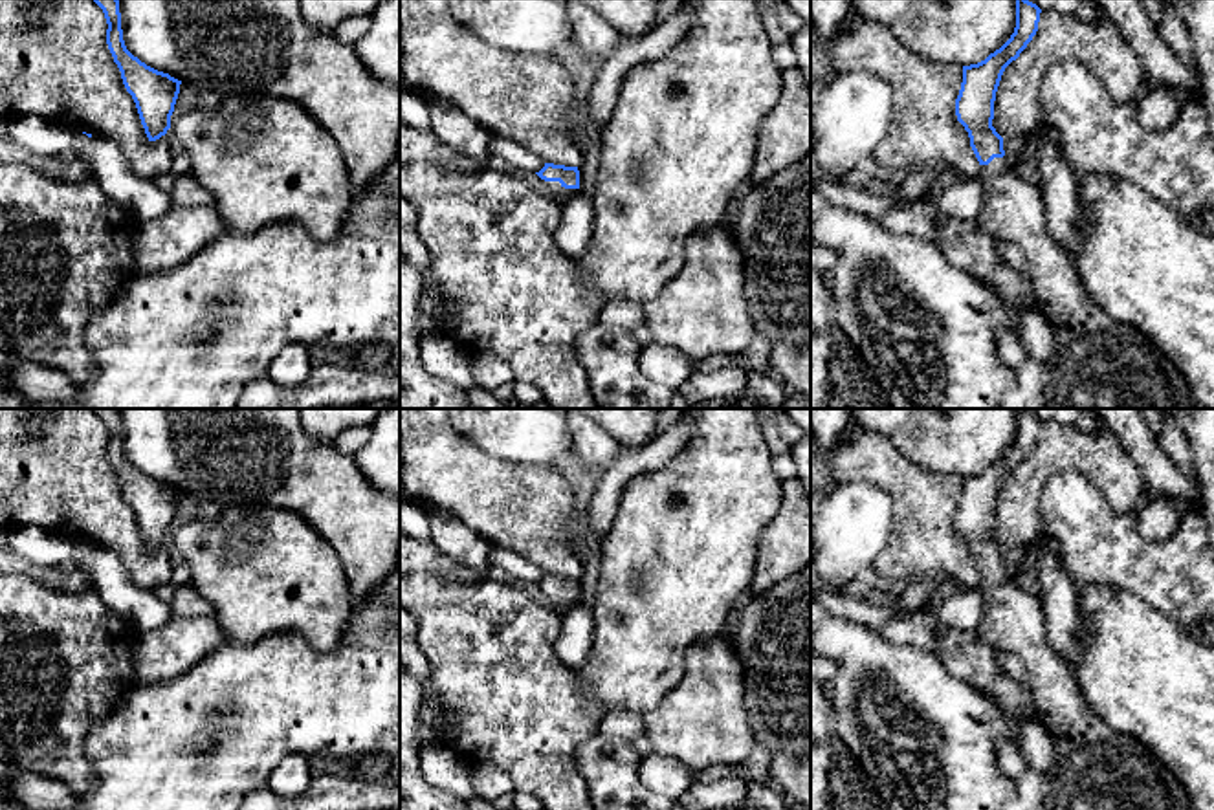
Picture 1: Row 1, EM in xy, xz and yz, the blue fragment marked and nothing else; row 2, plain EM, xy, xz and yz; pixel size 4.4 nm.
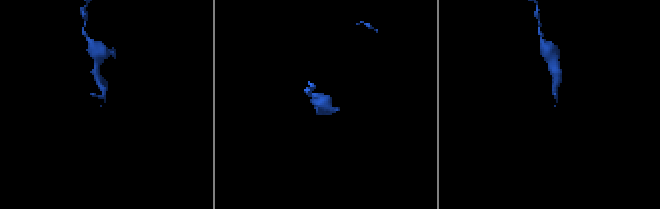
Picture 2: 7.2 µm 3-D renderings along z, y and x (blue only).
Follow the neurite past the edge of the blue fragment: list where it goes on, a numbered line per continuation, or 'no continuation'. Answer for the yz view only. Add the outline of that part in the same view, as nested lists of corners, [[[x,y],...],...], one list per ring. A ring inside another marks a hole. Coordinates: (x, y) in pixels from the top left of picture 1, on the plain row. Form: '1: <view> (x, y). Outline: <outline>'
1: yz (1095, 768). Outline: [[[1005,566],[979,575],[979,586],[985,610],[977,634],[996,651],[1023,662],[1047,718],[1054,759],[1042,772],[1045,810],[1190,810],[1190,797],[1170,768],[1135,737],[1111,729],[1091,711],[1071,665],[1047,640],[1038,597],[1020,588]]]

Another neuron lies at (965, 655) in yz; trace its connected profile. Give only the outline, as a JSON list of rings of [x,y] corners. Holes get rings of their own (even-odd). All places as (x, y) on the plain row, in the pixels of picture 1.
[[[943,625],[935,634],[935,652],[944,667],[959,680],[990,695],[994,704],[1016,722],[1040,722],[1047,729],[1047,718],[1032,689],[1021,687],[998,665],[998,651],[977,632]]]

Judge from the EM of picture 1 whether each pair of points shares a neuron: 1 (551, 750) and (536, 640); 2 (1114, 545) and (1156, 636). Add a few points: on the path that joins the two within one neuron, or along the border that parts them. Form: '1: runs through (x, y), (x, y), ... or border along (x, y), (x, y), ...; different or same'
1: runs through (536, 722), (536, 667); same
2: border along (1097, 583), (1132, 591), (1174, 620); different

